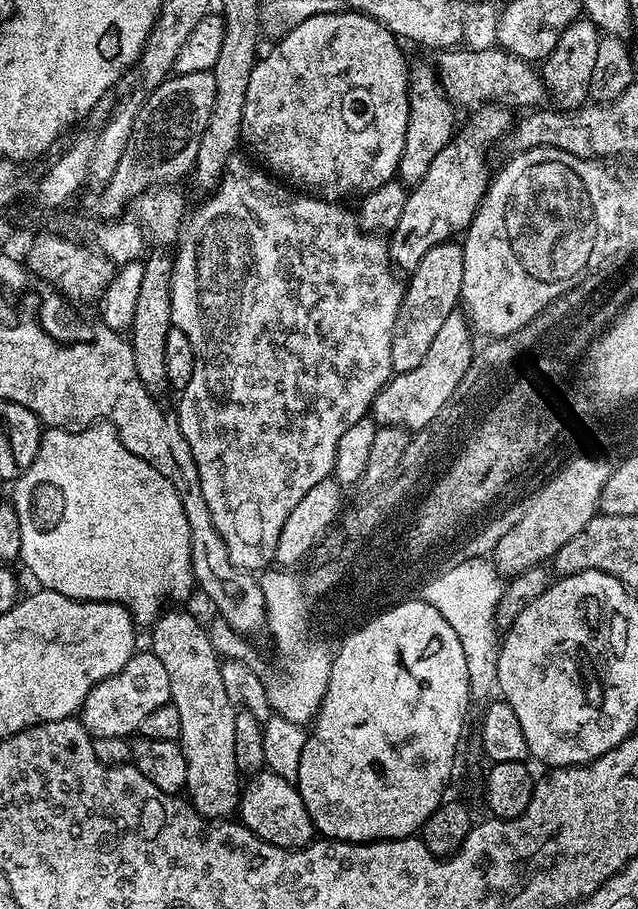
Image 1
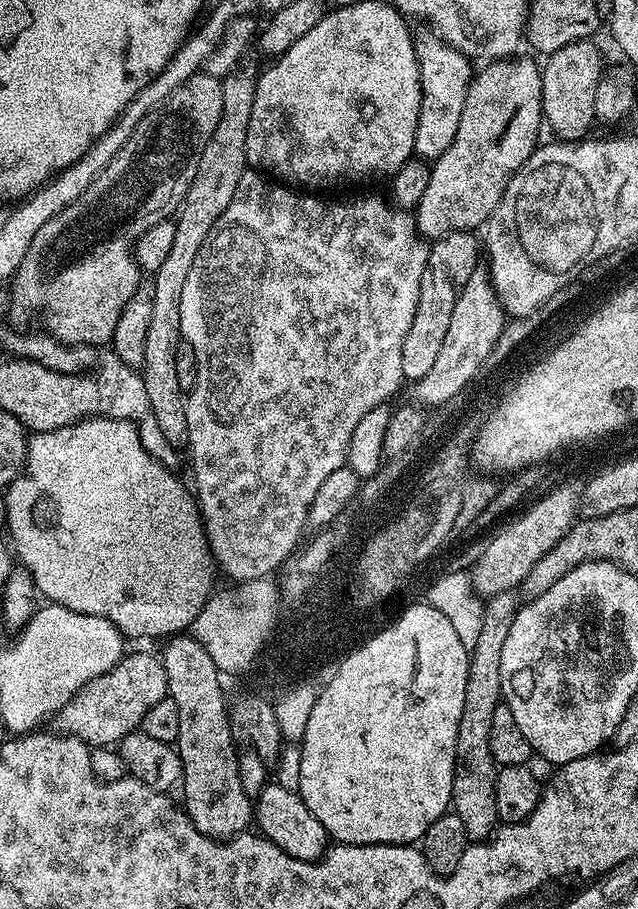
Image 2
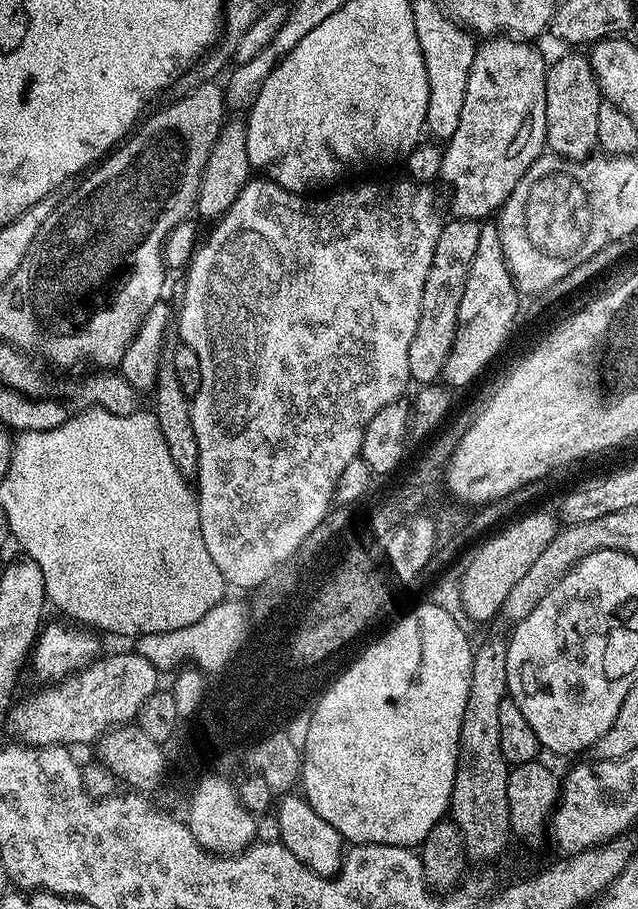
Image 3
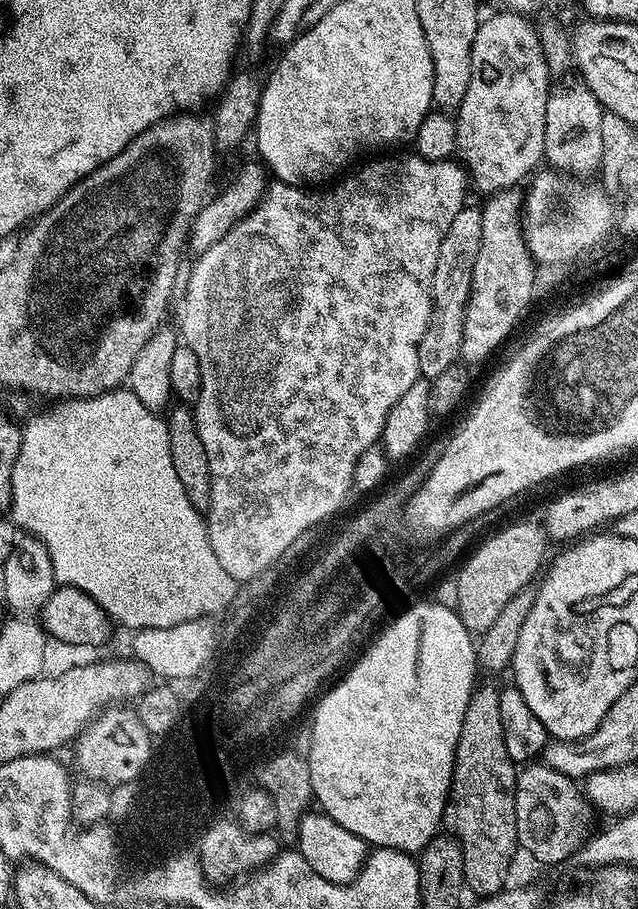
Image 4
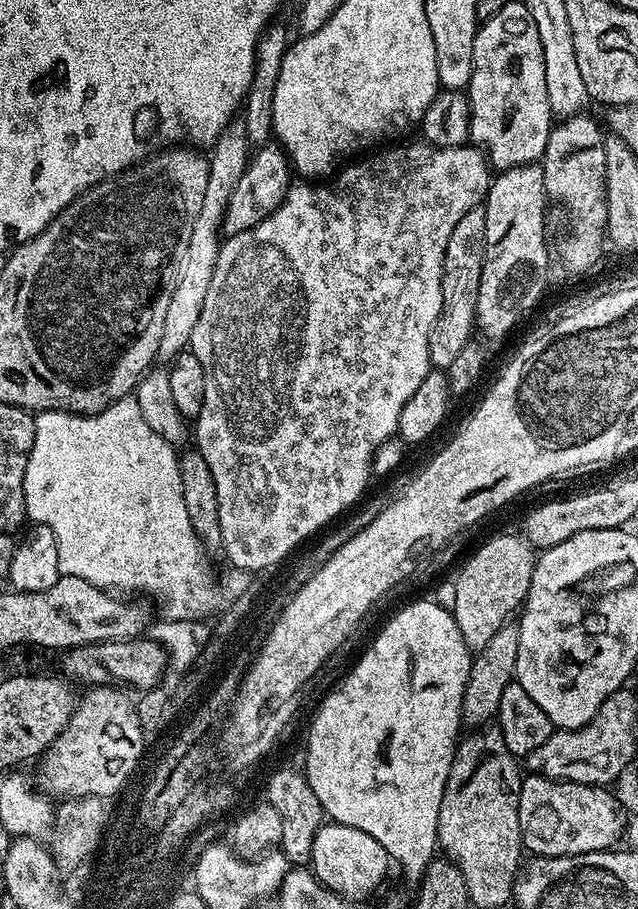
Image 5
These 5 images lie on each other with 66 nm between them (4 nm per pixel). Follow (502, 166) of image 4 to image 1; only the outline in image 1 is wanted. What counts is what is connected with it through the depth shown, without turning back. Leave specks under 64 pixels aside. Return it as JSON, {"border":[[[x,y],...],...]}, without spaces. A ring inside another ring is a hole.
{"border":[[[489,103],[477,107],[471,114],[473,116],[469,118],[468,125],[465,128],[463,125],[453,135],[451,142],[438,153],[438,158],[430,162],[430,170],[426,170],[424,177],[408,193],[402,218],[398,218],[398,226],[387,243],[388,257],[401,273],[414,271],[418,262],[422,262],[426,250],[451,241],[455,232],[467,232],[488,192],[488,151],[495,140],[509,135],[514,124],[514,112],[501,103]]]}

